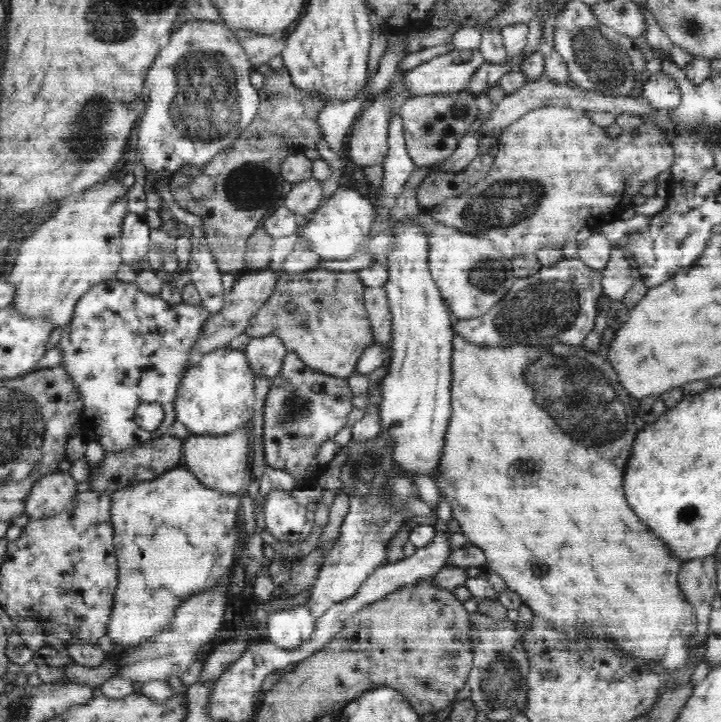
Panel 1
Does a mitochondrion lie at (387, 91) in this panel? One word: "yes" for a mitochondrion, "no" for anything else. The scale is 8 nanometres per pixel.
no

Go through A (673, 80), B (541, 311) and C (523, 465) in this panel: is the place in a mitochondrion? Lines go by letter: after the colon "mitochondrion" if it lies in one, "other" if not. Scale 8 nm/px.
A: other
B: mitochondrion
C: other

